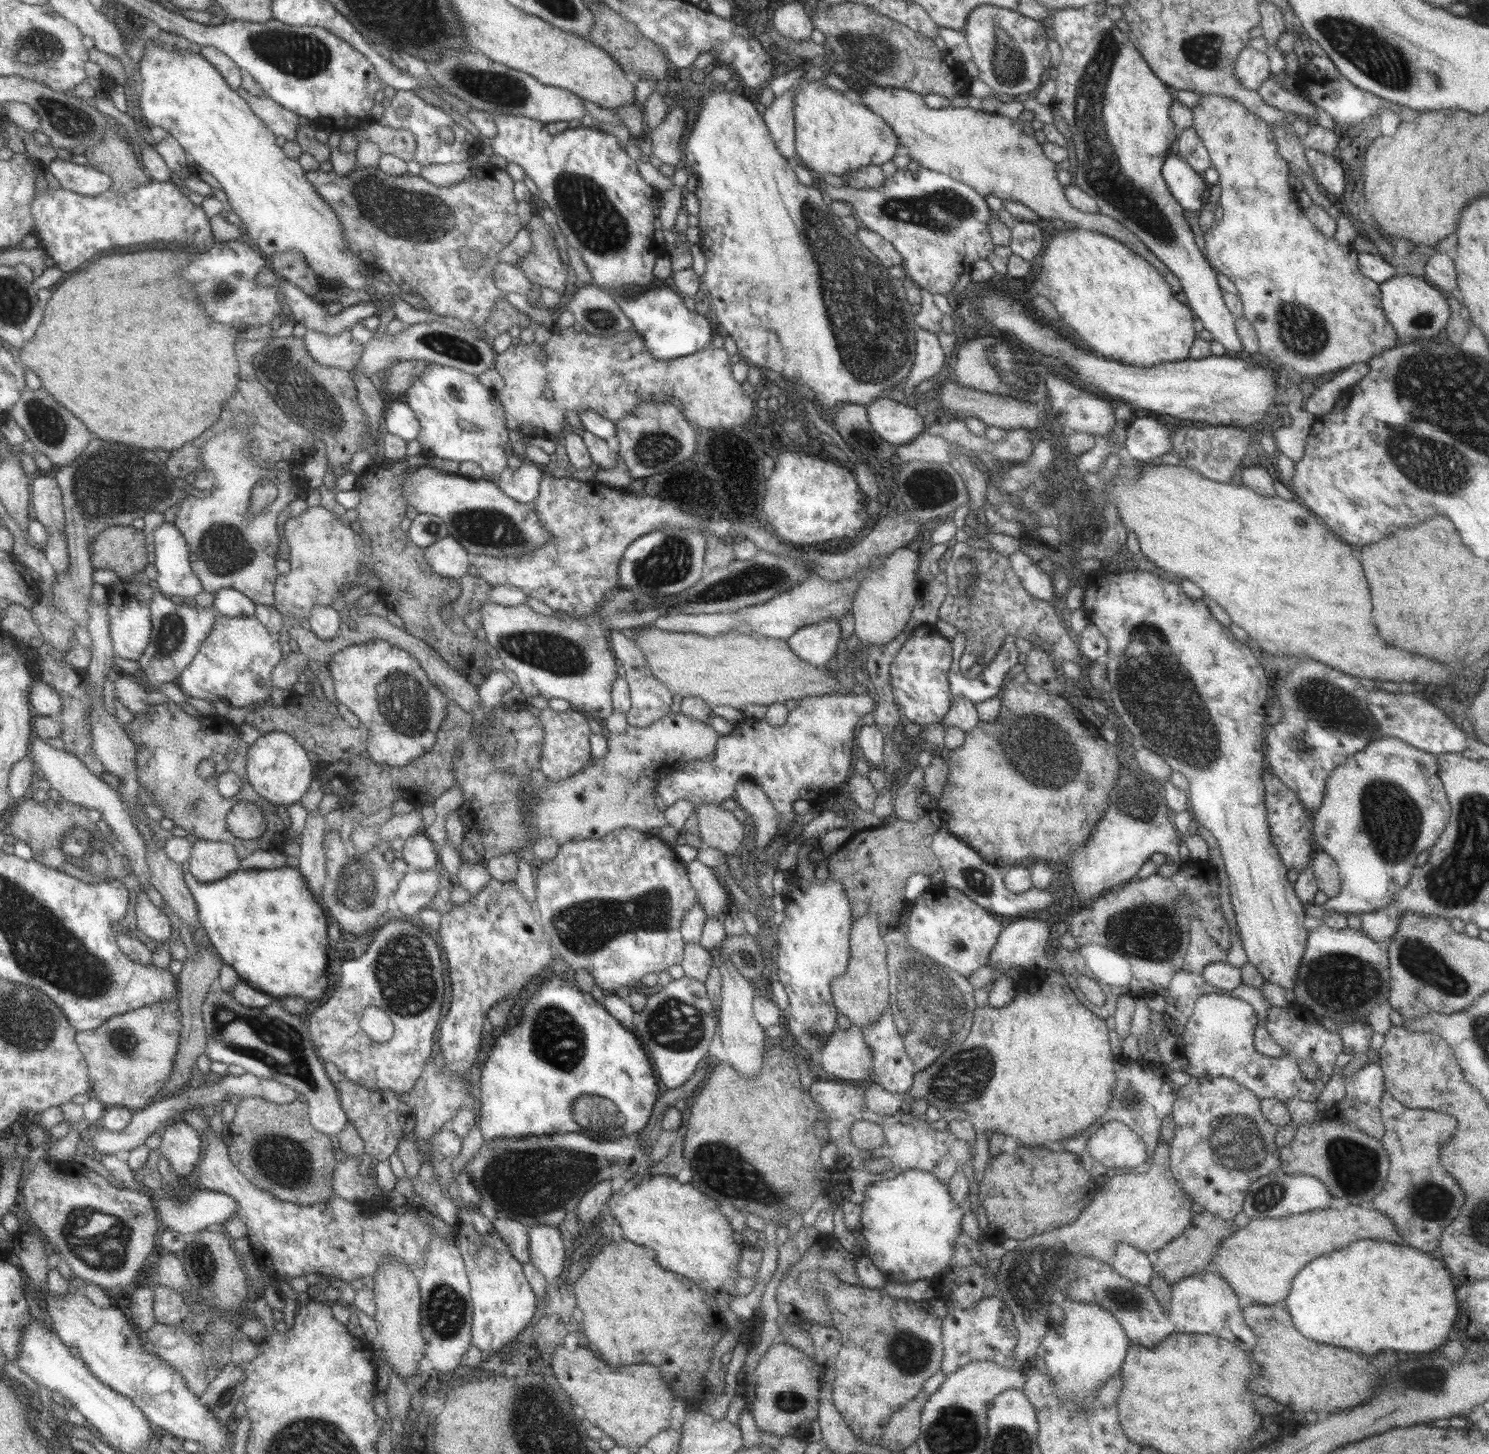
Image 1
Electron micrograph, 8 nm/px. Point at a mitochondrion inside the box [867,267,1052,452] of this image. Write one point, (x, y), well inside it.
(1028, 384)

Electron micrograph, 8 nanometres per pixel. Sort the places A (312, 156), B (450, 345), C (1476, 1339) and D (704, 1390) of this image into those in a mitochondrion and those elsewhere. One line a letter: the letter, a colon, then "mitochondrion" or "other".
A: other
B: mitochondrion
C: other
D: other

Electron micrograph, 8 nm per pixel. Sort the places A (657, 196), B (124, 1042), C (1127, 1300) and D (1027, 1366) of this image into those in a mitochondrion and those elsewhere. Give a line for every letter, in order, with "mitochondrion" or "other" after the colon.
A: other
B: mitochondrion
C: mitochondrion
D: other

